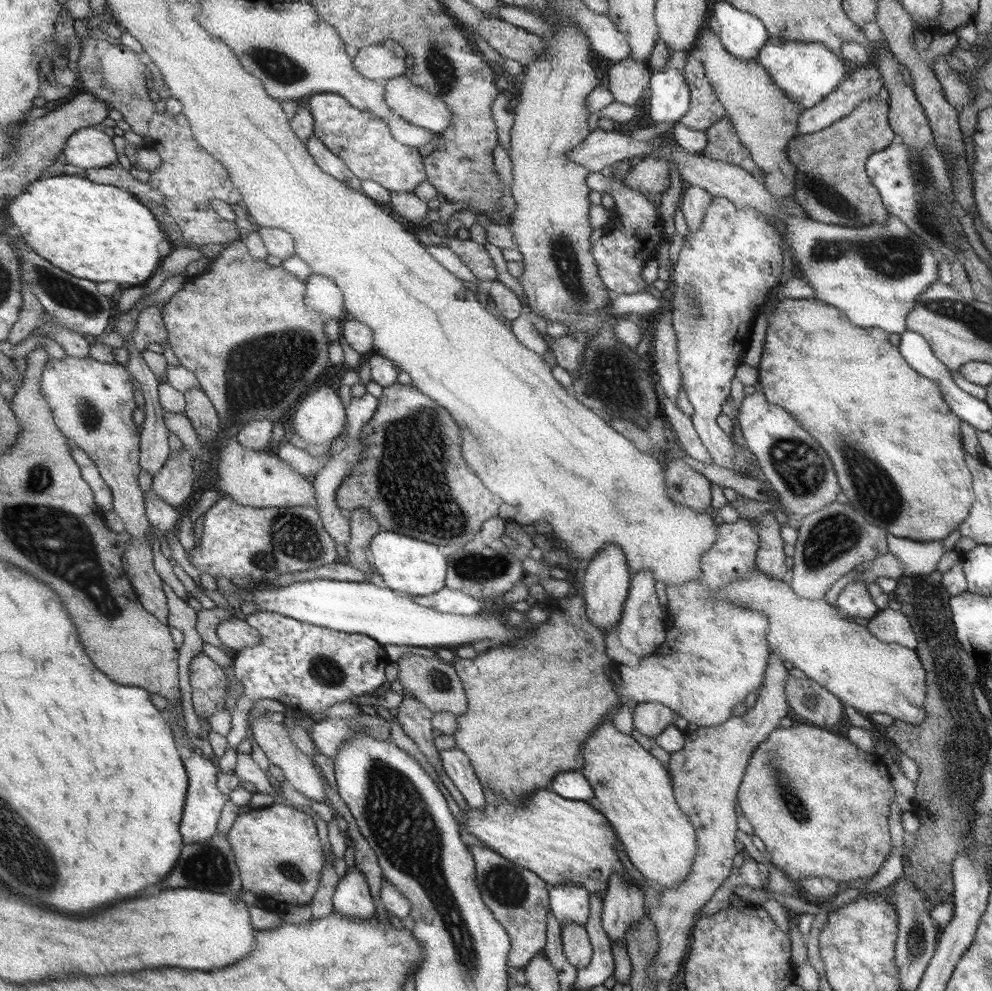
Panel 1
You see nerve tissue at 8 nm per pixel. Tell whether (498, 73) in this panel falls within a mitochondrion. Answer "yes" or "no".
no

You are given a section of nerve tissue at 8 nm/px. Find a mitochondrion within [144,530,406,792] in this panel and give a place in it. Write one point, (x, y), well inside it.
(327, 670)

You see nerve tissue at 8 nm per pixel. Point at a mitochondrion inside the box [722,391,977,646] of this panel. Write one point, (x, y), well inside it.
(877, 494)

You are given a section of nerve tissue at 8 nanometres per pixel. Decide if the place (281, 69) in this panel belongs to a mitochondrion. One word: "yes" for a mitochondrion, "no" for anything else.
yes

